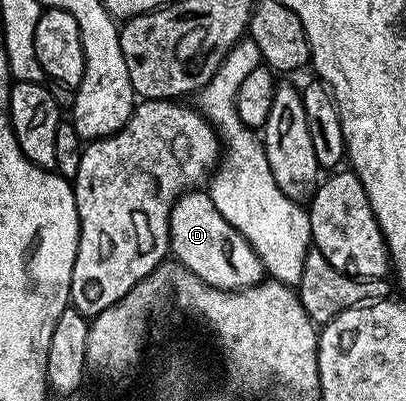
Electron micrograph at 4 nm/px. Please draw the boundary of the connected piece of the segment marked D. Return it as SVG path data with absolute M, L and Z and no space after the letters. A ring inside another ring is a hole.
M188 189L176 199L169 213L169 237L170 254L185 269L189 269L189 273L199 277L205 285L216 287L219 291L239 291L243 287L253 286L264 278L263 262L259 260L249 241L245 241L245 237L241 237L241 233L237 233L237 229L233 229L233 225L229 225L225 217L221 217L221 213L217 213L206 190Z

